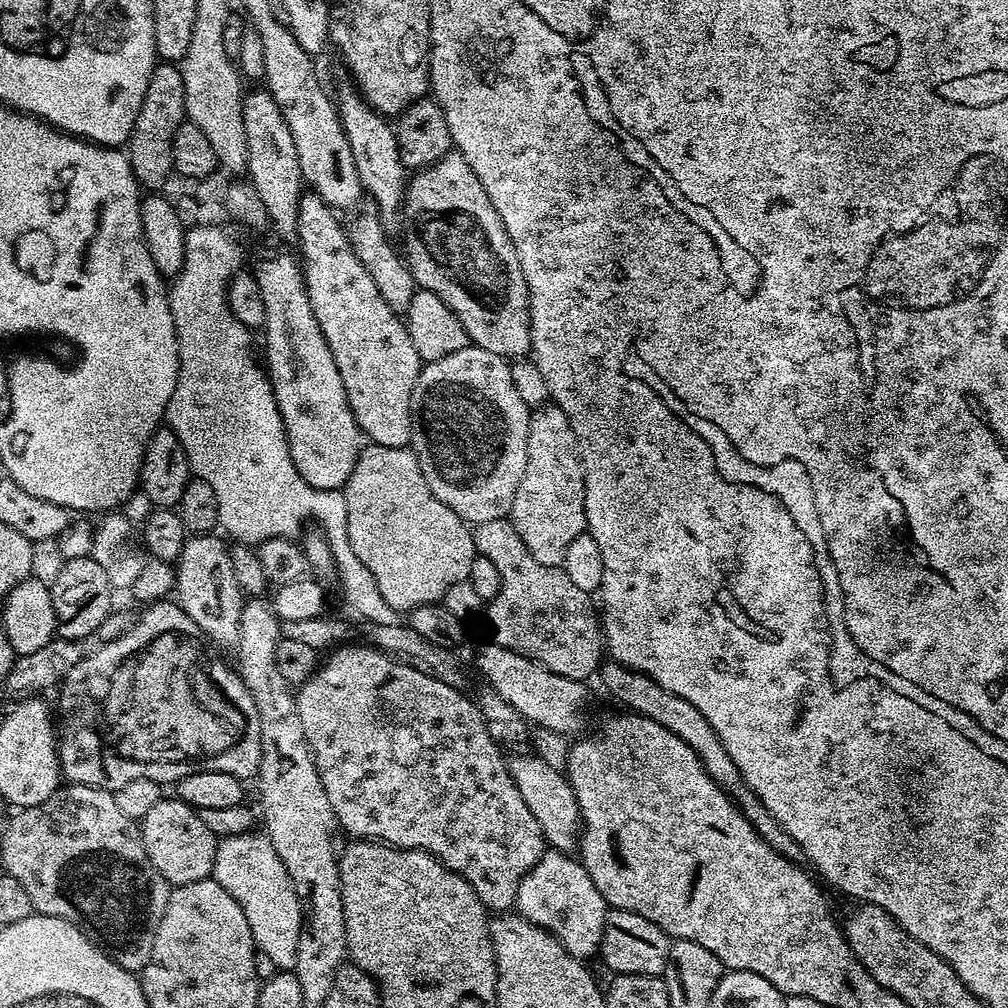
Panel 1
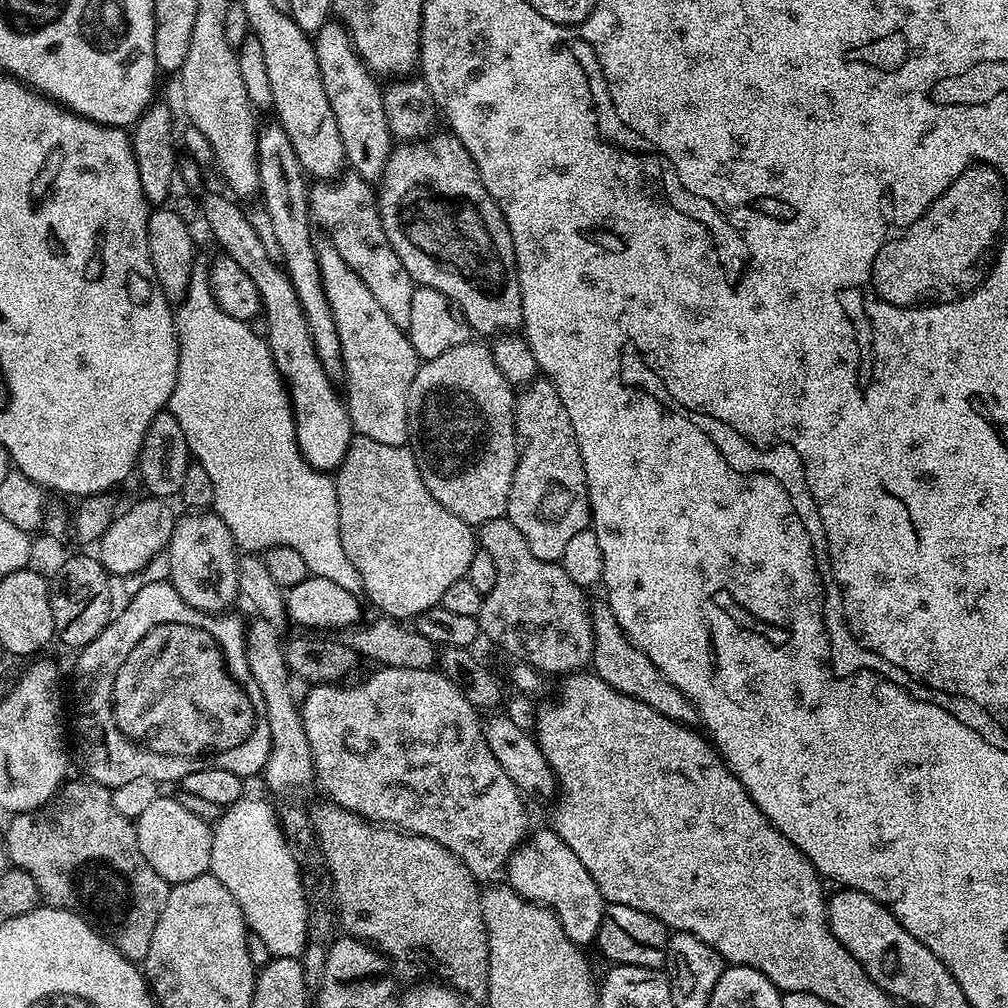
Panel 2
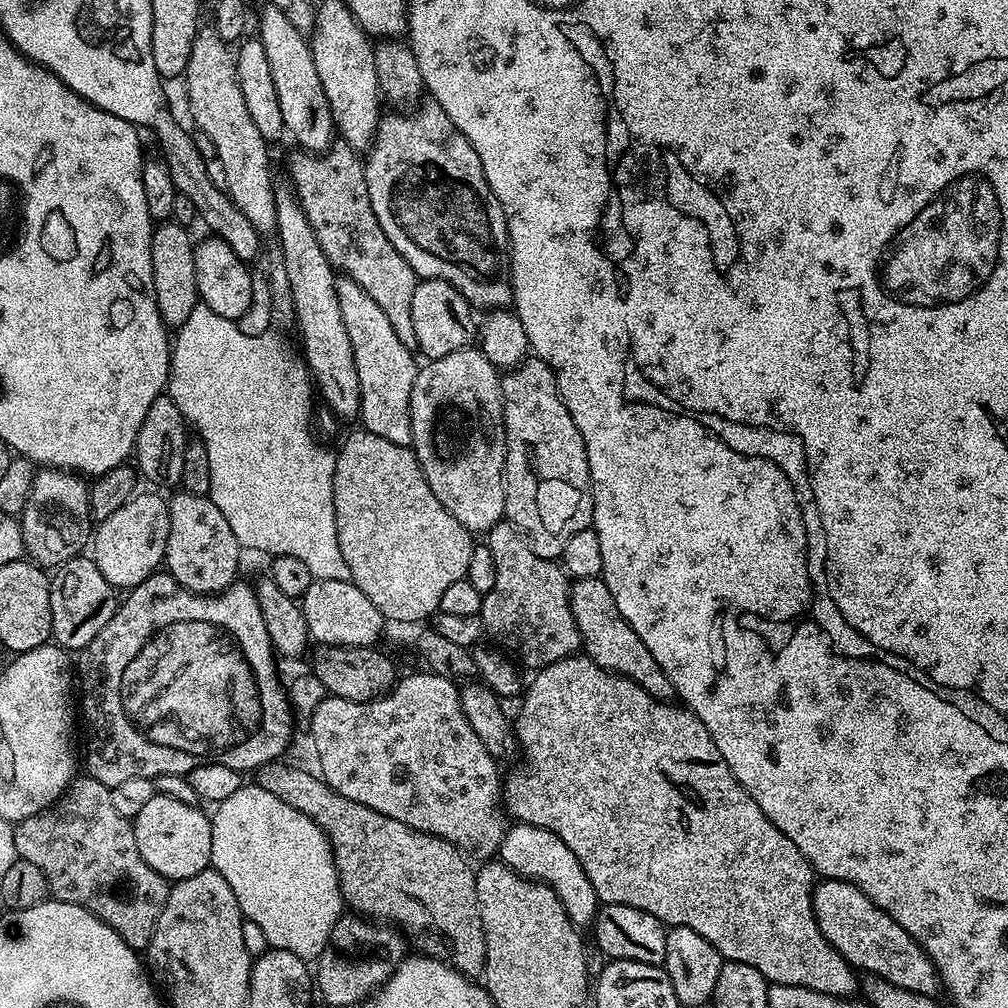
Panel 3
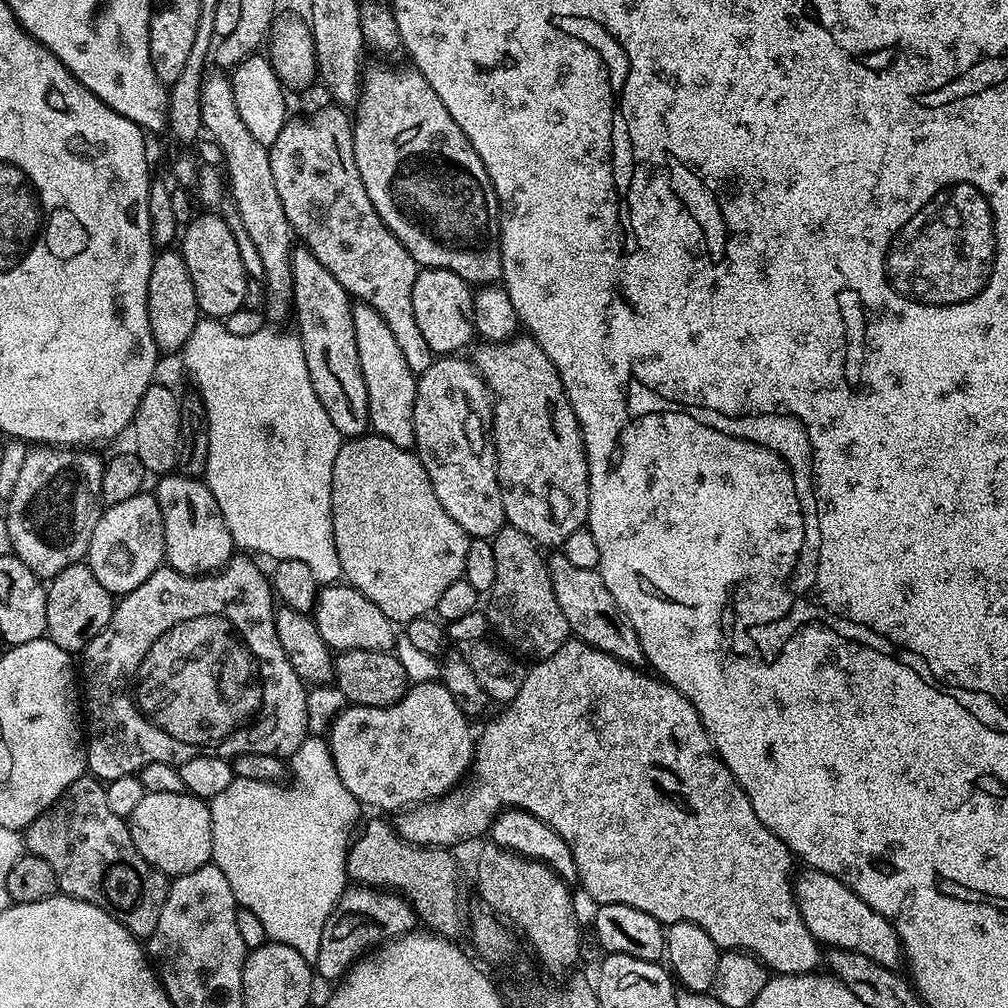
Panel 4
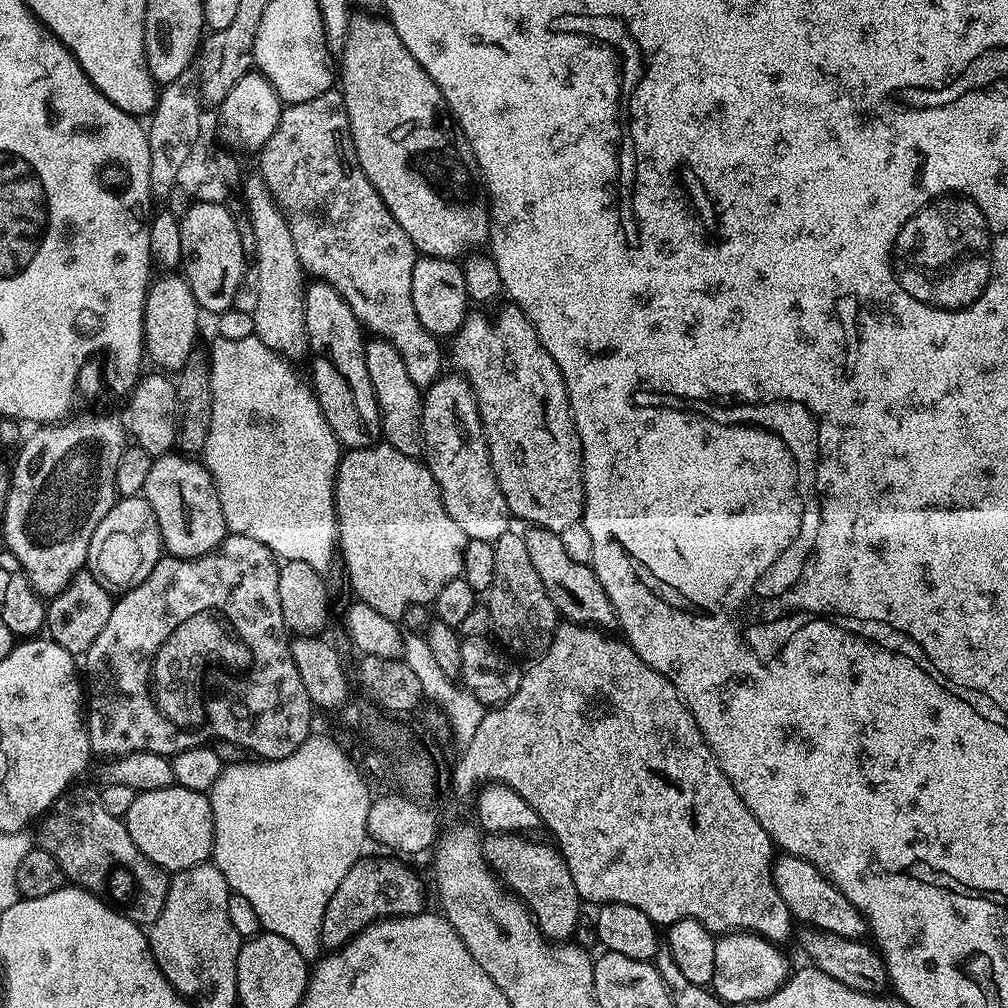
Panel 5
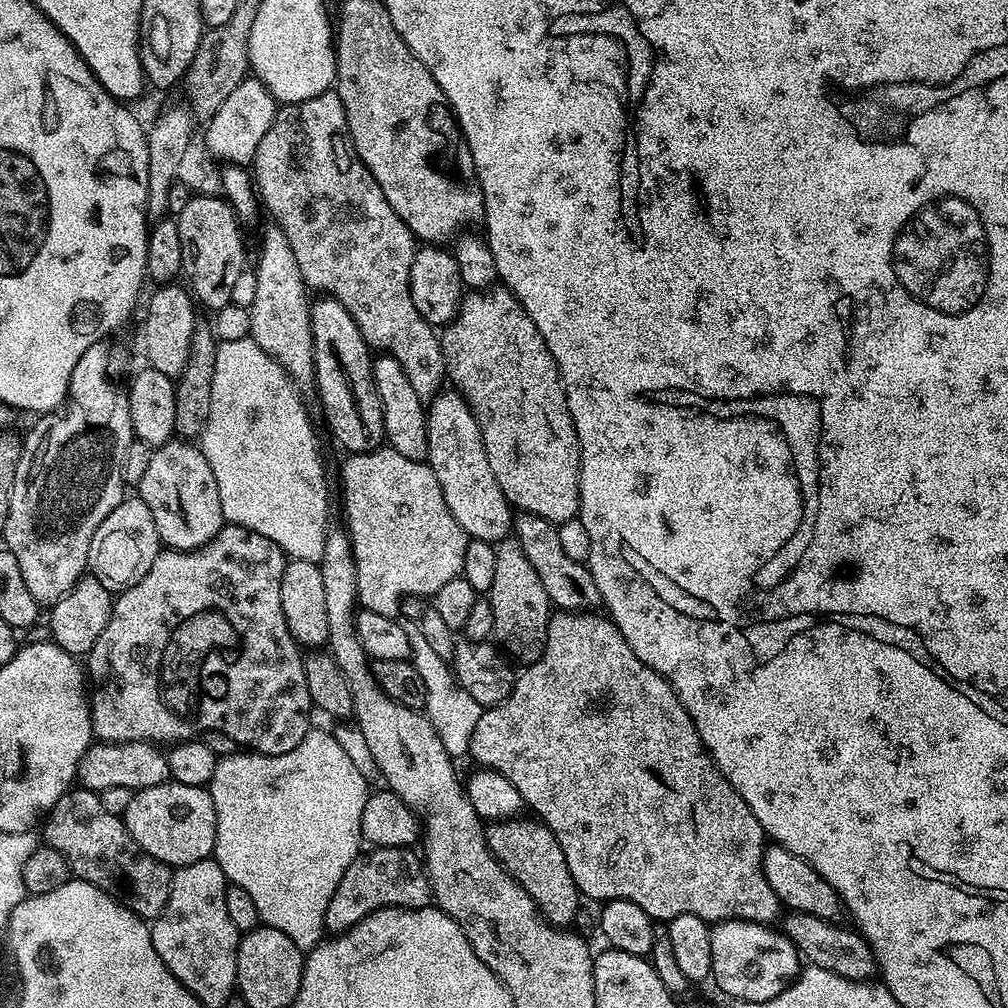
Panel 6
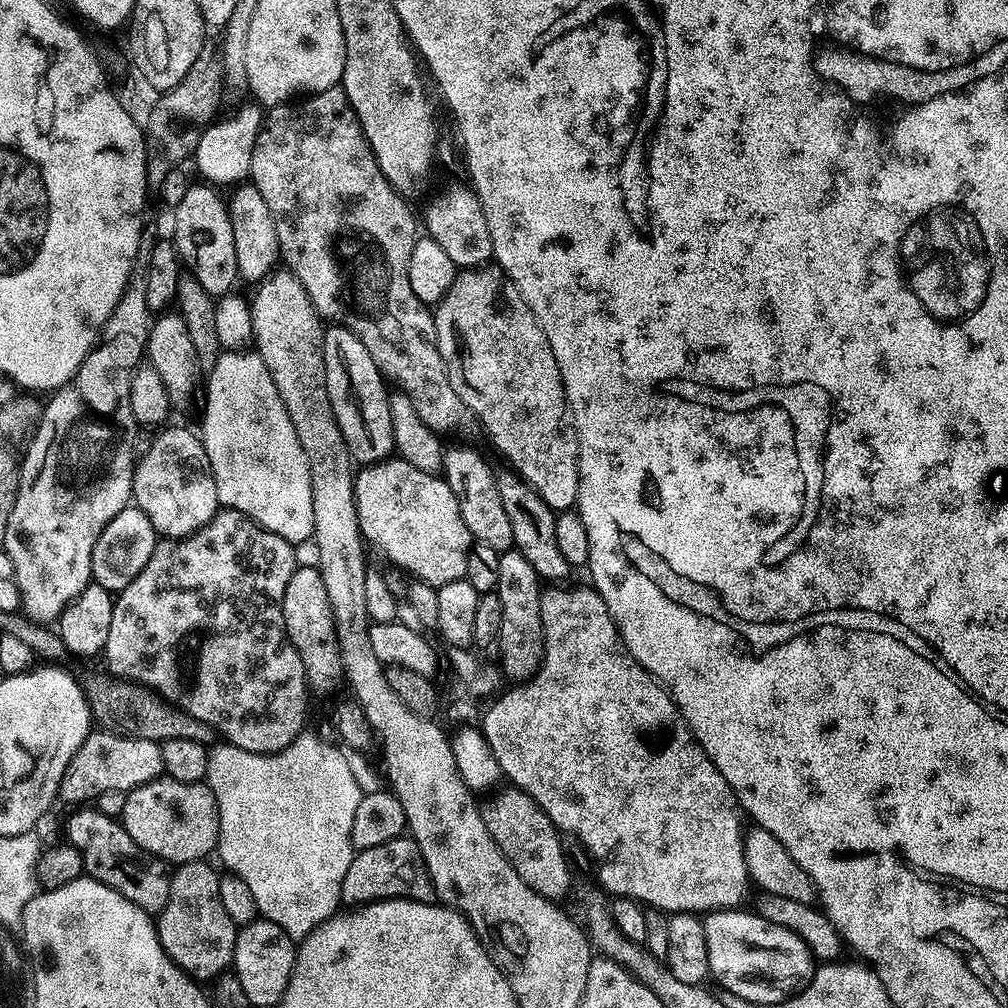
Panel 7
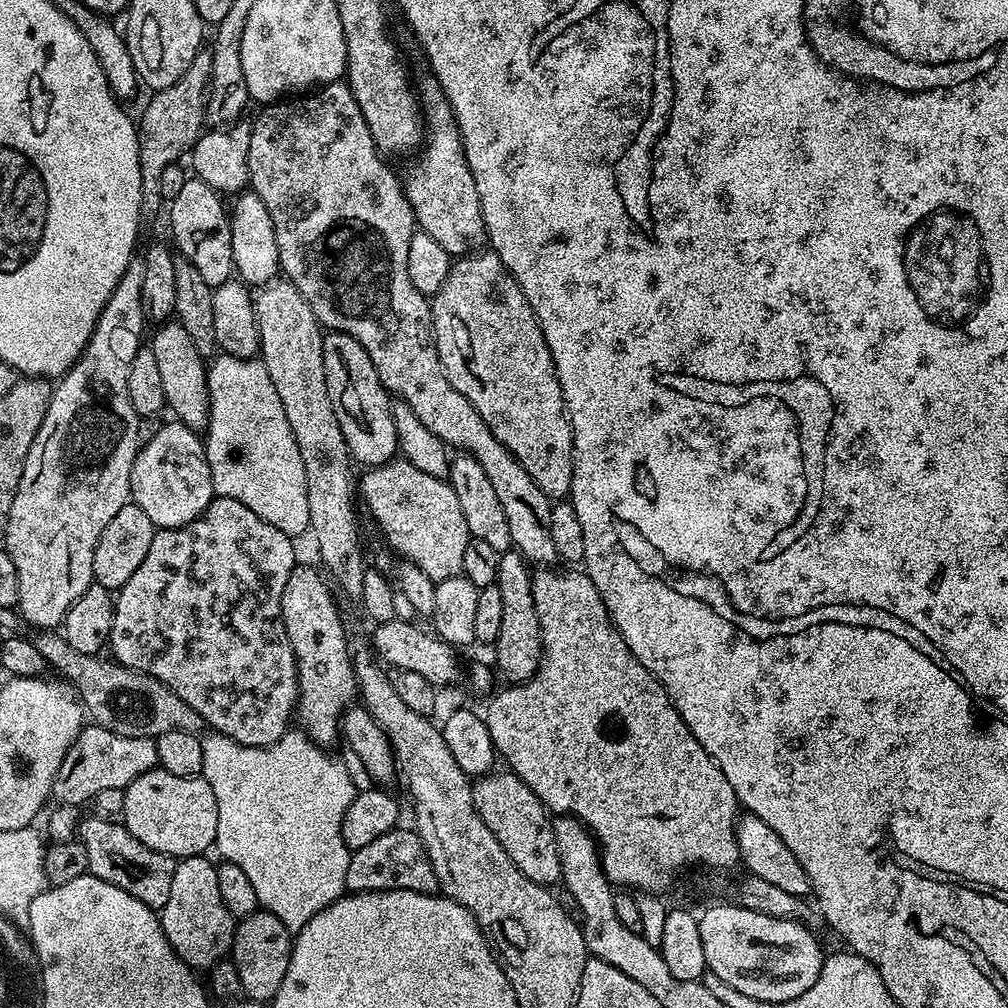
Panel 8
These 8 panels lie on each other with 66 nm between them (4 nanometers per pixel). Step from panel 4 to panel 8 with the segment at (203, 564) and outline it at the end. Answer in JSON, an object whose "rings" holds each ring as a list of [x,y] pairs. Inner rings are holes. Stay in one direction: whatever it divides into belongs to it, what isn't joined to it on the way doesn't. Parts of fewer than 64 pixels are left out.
{"rings":[[[179,422],[171,423],[161,423],[158,434],[154,434],[154,438],[150,438],[150,442],[146,442],[137,451],[134,466],[130,470],[131,503],[139,506],[142,514],[146,514],[146,518],[150,518],[150,522],[157,529],[186,526],[192,520],[198,519],[214,499],[212,468],[208,464],[205,445],[201,439],[199,442],[193,429]]]}

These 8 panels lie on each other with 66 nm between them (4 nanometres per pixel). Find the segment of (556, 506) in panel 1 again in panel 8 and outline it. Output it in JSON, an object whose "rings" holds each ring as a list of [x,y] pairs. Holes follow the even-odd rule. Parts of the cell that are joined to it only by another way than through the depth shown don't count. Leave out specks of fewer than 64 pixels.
{"rings":[[[481,250],[461,256],[453,263],[452,268],[446,274],[446,282],[442,282],[442,286],[436,291],[435,296],[431,297],[430,303],[432,305],[432,333],[436,335],[436,349],[444,367],[444,377],[450,382],[450,386],[454,386],[454,390],[458,390],[458,394],[462,394],[462,398],[466,398],[470,402],[470,406],[474,406],[478,410],[478,414],[486,422],[486,426],[490,426],[494,438],[498,438],[498,442],[502,442],[502,446],[506,446],[506,450],[510,450],[510,454],[514,454],[514,458],[526,470],[526,474],[530,474],[530,478],[534,478],[534,482],[549,498],[567,497],[572,491],[572,425],[564,406],[562,386],[556,373],[554,358],[546,346],[534,310],[530,306],[526,294],[518,286],[518,282],[508,273],[508,267],[501,262],[498,254],[491,250]]]}

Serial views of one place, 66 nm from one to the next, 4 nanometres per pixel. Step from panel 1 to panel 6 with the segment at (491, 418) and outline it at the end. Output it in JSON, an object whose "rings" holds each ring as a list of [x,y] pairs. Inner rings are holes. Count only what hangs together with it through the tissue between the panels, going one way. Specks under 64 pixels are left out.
{"rings":[[[441,390],[432,397],[426,411],[428,414],[428,459],[426,463],[434,470],[438,478],[438,486],[442,486],[442,494],[446,498],[446,506],[450,514],[454,514],[458,526],[462,526],[464,533],[473,540],[499,542],[505,539],[514,528],[514,509],[502,494],[494,478],[494,470],[490,470],[486,446],[478,422],[472,413],[472,407],[465,402],[459,392]]]}

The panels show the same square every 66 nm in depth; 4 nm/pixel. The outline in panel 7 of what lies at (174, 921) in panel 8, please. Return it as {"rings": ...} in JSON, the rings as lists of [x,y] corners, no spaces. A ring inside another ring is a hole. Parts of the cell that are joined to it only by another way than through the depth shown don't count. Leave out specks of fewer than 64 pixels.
{"rings":[[[195,860],[189,864],[179,865],[172,872],[170,898],[166,898],[166,906],[158,914],[156,920],[156,933],[166,954],[186,975],[191,976],[197,982],[215,981],[232,968],[238,925],[232,921],[230,914],[226,914],[226,910],[222,907],[222,897],[218,895],[220,878],[221,873],[215,872],[204,860]]]}

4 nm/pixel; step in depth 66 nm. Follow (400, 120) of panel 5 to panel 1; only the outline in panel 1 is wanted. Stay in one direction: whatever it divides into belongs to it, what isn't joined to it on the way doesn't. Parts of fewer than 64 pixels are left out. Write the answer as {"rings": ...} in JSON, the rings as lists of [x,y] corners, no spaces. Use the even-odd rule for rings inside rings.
{"rings":[[[450,151],[428,168],[411,173],[404,190],[402,216],[408,219],[404,224],[402,255],[417,285],[423,291],[437,292],[446,306],[458,314],[458,322],[462,322],[475,347],[505,358],[527,357],[532,351],[532,319],[526,278],[502,217],[494,210],[486,186],[478,182],[478,174],[470,170],[470,162],[462,153]]]}

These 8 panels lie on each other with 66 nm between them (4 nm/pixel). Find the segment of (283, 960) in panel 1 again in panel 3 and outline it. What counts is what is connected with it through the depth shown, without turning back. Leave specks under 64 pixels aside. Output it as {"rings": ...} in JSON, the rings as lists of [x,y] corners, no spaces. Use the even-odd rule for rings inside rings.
{"rings":[[[254,782],[245,783],[234,790],[230,798],[215,805],[210,819],[211,867],[222,874],[226,882],[230,882],[230,890],[234,890],[234,898],[238,898],[244,919],[254,922],[262,929],[269,948],[290,950],[290,954],[298,954],[298,958],[306,962],[319,960],[334,926],[346,908],[344,897],[340,894],[332,847],[324,831],[306,814],[294,810],[294,806],[286,806],[282,798],[274,798],[270,790],[262,790]]]}

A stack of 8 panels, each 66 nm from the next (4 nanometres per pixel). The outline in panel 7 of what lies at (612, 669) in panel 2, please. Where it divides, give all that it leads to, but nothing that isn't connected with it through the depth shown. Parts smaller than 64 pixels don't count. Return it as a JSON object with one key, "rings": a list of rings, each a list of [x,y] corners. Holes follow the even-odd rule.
{"rings":[[[514,474],[500,476],[496,482],[496,489],[500,491],[502,498],[502,510],[506,510],[506,515],[510,518],[510,530],[512,531],[512,543],[515,551],[521,552],[534,566],[534,570],[539,574],[544,582],[564,582],[568,575],[574,572],[572,565],[562,558],[558,551],[558,541],[554,535],[554,522],[557,513],[552,508],[546,506],[541,498],[531,487],[525,484]]]}

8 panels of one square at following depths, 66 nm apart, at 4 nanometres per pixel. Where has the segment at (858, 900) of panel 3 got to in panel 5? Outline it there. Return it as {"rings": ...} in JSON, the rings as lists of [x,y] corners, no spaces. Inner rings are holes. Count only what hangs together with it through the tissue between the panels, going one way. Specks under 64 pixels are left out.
{"rings":[[[780,854],[775,857],[773,872],[775,874],[775,885],[778,886],[778,894],[782,894],[782,902],[786,902],[793,921],[800,923],[801,920],[804,926],[807,926],[809,929],[838,934],[842,938],[850,938],[851,940],[861,939],[869,931],[870,927],[867,920],[854,906],[854,902],[850,902],[850,898],[846,898],[846,894],[842,894],[842,890],[834,887],[810,862],[806,862],[797,856]]]}

